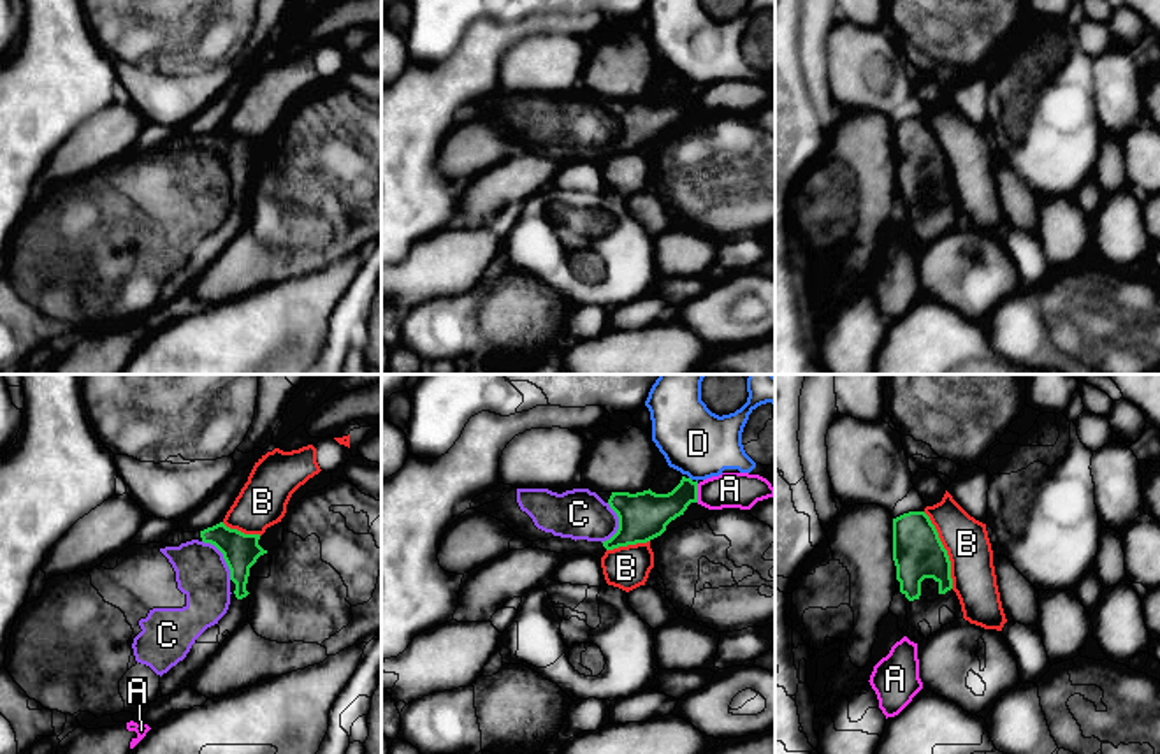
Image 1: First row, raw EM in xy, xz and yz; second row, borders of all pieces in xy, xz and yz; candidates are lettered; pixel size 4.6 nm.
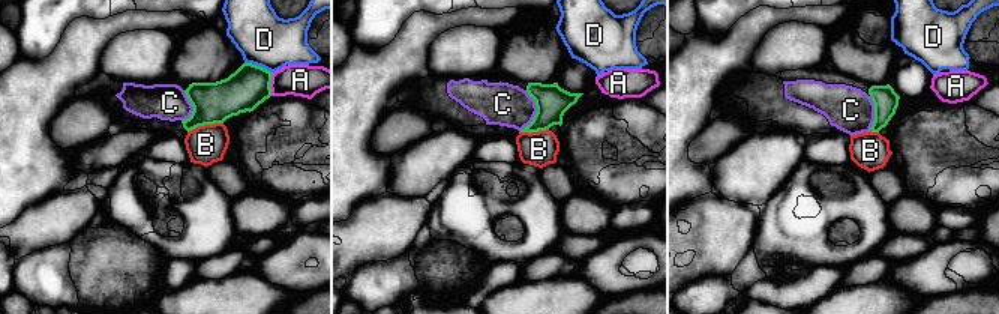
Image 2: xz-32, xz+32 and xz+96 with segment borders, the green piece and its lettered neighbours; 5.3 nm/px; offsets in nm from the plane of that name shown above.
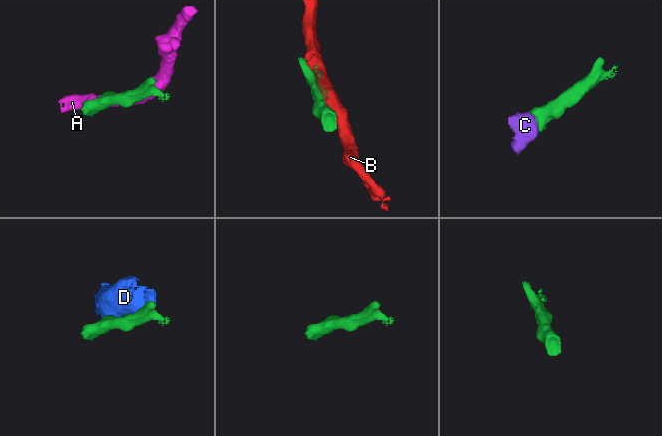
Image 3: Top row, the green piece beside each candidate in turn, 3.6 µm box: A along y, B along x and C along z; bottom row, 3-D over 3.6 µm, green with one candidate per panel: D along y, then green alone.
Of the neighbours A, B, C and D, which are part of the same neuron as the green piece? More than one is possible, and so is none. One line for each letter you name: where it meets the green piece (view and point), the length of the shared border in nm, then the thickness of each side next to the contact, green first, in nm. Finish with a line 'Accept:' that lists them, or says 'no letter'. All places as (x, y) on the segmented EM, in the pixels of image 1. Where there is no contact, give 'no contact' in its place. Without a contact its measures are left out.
C: xy (224, 558) | 220 nm | 160/240 nm
Accept: C

